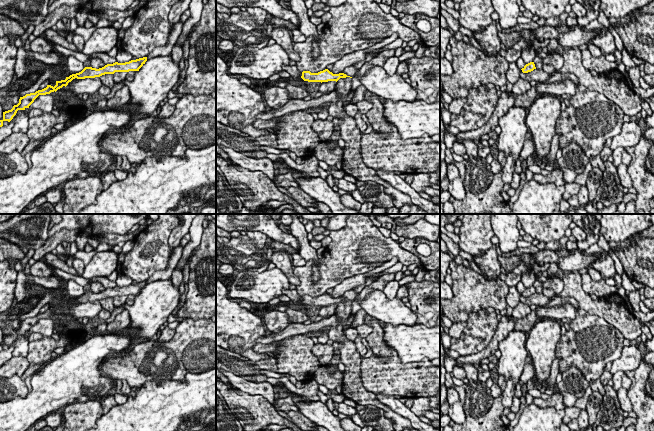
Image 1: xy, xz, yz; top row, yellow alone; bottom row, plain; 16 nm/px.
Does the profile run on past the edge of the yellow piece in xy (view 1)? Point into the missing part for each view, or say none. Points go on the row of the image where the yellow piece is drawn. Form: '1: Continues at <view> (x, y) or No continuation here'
1: No continuation here

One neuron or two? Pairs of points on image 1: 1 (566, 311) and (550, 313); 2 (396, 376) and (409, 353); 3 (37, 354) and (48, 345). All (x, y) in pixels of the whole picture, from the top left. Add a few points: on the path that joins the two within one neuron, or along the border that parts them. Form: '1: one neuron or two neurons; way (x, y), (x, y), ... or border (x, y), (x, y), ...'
1: one neuron; way (562, 311), (554, 313)
2: two neurons; border (388, 345), (396, 352), (403, 363), (412, 362)
3: one neuron; way (40, 351), (45, 346)

